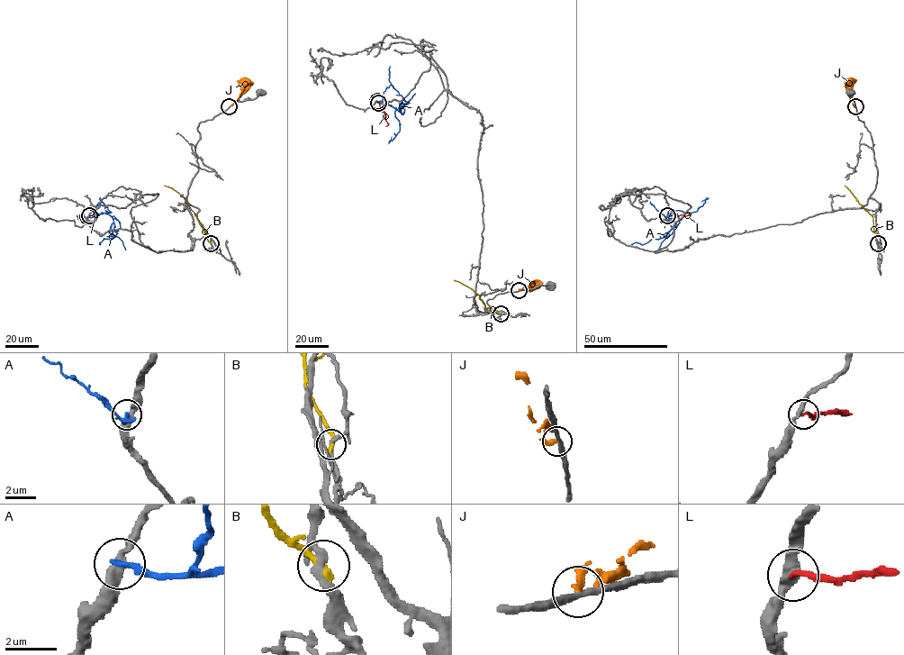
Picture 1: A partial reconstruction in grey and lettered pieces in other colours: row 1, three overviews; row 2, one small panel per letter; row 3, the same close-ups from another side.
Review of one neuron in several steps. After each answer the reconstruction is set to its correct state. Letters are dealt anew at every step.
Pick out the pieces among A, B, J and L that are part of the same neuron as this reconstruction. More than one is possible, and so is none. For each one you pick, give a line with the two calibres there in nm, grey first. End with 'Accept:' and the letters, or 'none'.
Accept: none

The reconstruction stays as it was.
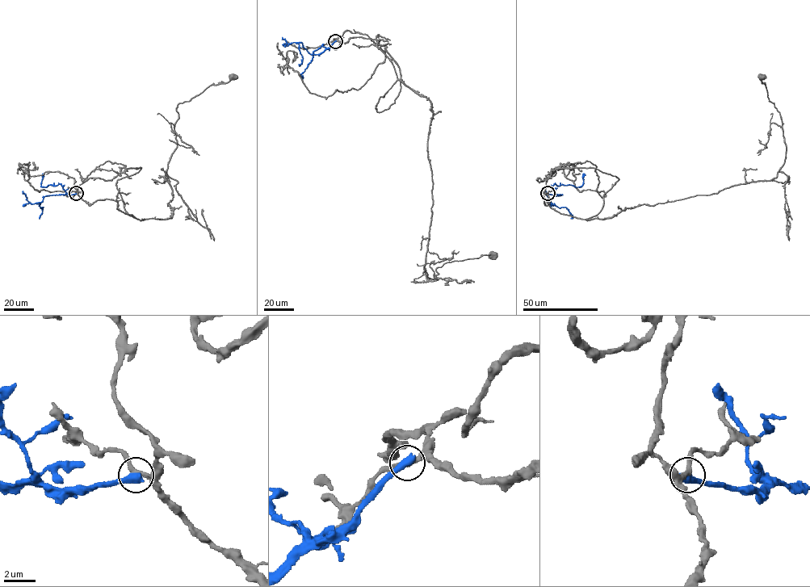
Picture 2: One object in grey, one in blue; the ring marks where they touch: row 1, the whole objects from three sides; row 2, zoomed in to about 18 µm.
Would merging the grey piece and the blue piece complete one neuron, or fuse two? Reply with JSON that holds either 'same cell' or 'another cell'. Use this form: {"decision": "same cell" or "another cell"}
{"decision": "another cell"}

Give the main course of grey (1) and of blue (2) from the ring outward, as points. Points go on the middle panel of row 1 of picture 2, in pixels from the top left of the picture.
1: (335, 41), (375, 39), (397, 77), (430, 102), (427, 276), (436, 279), (436, 269), (445, 263), (492, 253)
2: (335, 41), (319, 53), (311, 54), (299, 43), (303, 59), (301, 63), (298, 64)

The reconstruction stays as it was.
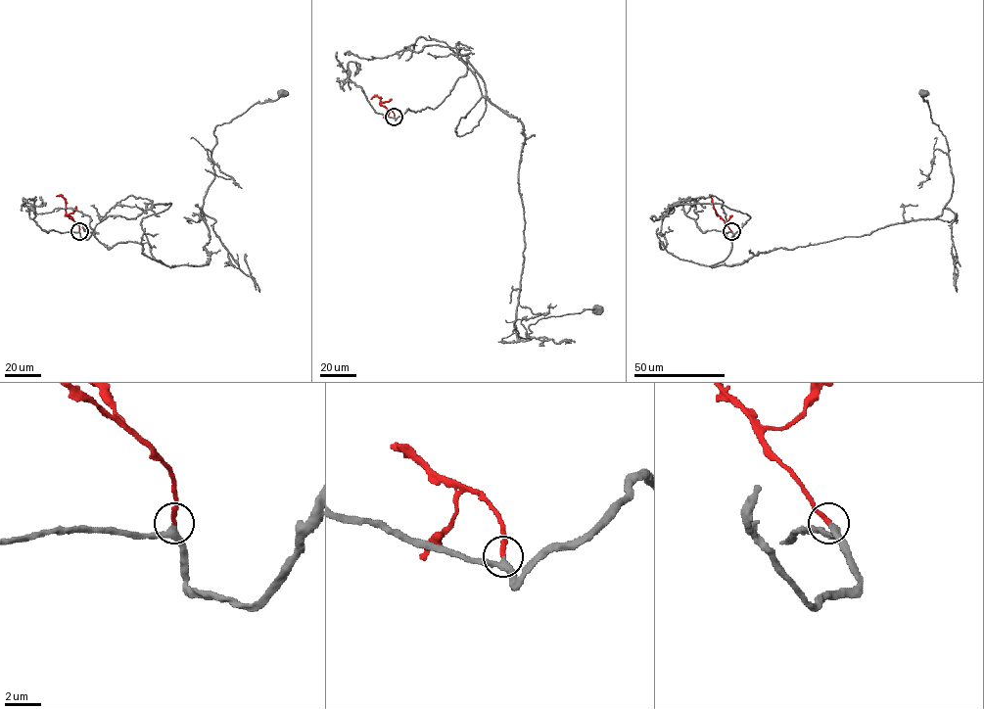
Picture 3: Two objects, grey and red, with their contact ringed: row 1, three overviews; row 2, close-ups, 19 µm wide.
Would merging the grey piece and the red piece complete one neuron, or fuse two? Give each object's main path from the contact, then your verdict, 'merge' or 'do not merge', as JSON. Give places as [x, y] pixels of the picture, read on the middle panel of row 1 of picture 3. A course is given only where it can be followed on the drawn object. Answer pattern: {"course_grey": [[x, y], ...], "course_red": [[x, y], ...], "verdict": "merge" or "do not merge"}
{"course_grey": [[394, 117], [435, 109], [467, 62], [486, 110], [456, 134], [482, 97], [523, 128], [518, 335], [596, 307]], "course_red": [[394, 117], [392, 111], [381, 104], [380, 98], [371, 99]], "verdict": "merge"}

